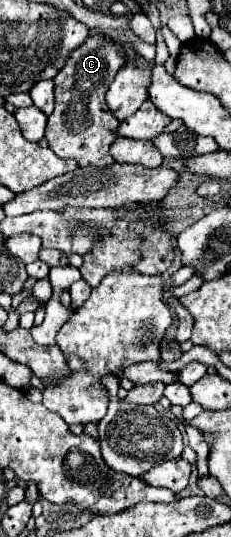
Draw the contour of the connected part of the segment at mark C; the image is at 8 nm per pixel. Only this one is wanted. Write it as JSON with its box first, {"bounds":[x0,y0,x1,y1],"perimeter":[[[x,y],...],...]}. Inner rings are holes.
{"bounds":[46,32,124,168],"perimeter":[[[92,32],[84,44],[80,44],[64,68],[56,74],[56,108],[48,116],[46,140],[50,150],[60,158],[72,158],[80,168],[84,166],[110,166],[114,158],[108,148],[118,138],[118,124],[110,108],[106,106],[106,90],[114,80],[116,72],[124,66],[124,46],[112,42],[100,32]]]}

